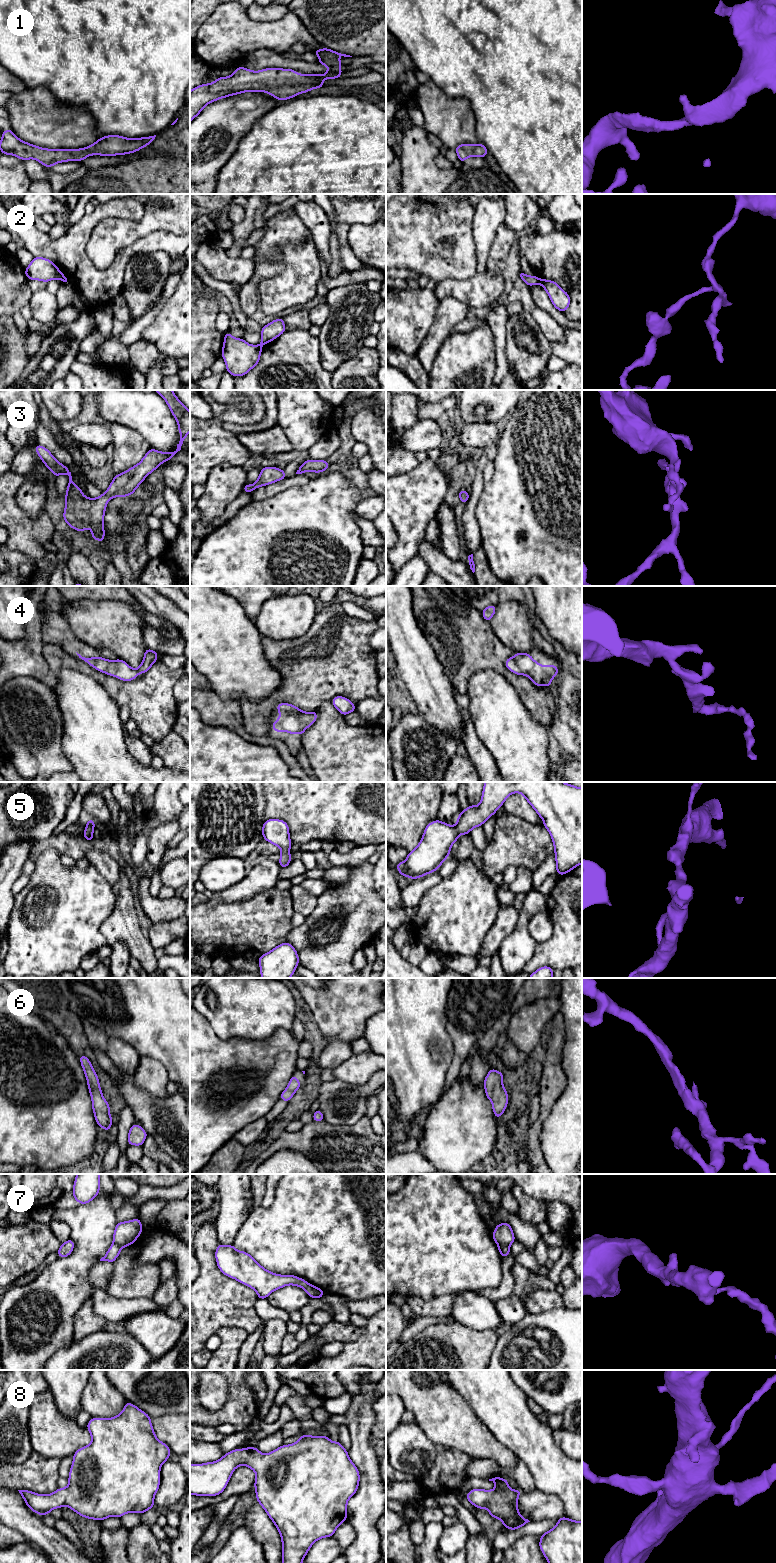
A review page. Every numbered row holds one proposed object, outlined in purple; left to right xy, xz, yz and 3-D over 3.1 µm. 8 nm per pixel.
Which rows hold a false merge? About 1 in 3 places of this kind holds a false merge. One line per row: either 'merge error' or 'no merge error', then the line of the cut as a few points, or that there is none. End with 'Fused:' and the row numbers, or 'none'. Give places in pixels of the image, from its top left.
1: no merge error; no cut
2: merge error; cut in yz along (538, 279), (540, 282)
3: no merge error; no cut
4: no merge error; no cut
5: no merge error; no cut
6: no merge error; no cut
7: merge error; cut in xz along (314, 1286), (314, 1294), (311, 1297)
8: no merge error; no cut
Fused: 2, 7

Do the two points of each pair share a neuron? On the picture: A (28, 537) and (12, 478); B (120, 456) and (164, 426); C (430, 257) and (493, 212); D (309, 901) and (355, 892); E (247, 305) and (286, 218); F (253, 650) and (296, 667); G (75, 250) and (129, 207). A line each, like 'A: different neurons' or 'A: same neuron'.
A: same neuron
B: different neurons
C: different neurons
D: different neurons
E: same neuron
F: different neurons
G: same neuron

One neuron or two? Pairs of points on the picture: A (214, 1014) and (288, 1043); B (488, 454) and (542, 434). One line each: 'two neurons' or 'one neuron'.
A: two neurons
B: two neurons

